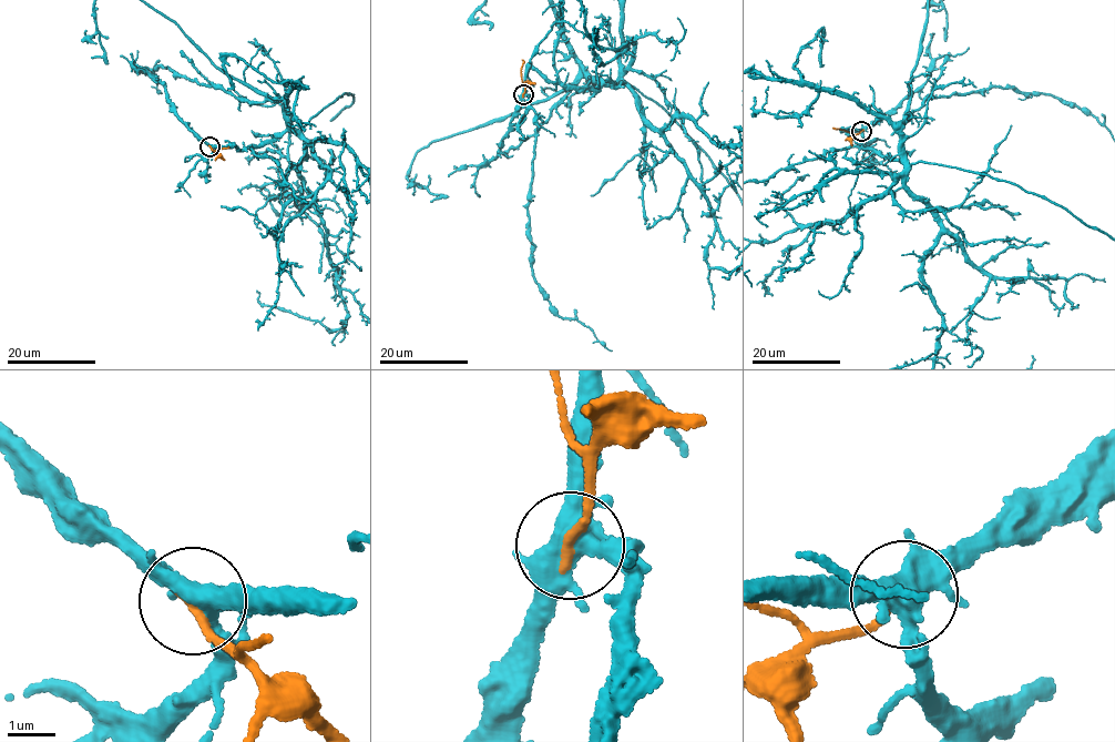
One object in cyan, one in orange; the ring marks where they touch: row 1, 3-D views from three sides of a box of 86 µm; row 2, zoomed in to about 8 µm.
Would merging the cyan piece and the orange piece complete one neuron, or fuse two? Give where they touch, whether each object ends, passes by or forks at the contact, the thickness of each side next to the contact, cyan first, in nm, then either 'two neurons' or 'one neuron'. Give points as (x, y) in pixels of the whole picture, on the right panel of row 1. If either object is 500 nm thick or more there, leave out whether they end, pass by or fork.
place (861, 131); cyan forks; orange ends; calibres 440 and 200 nm; one neuron

